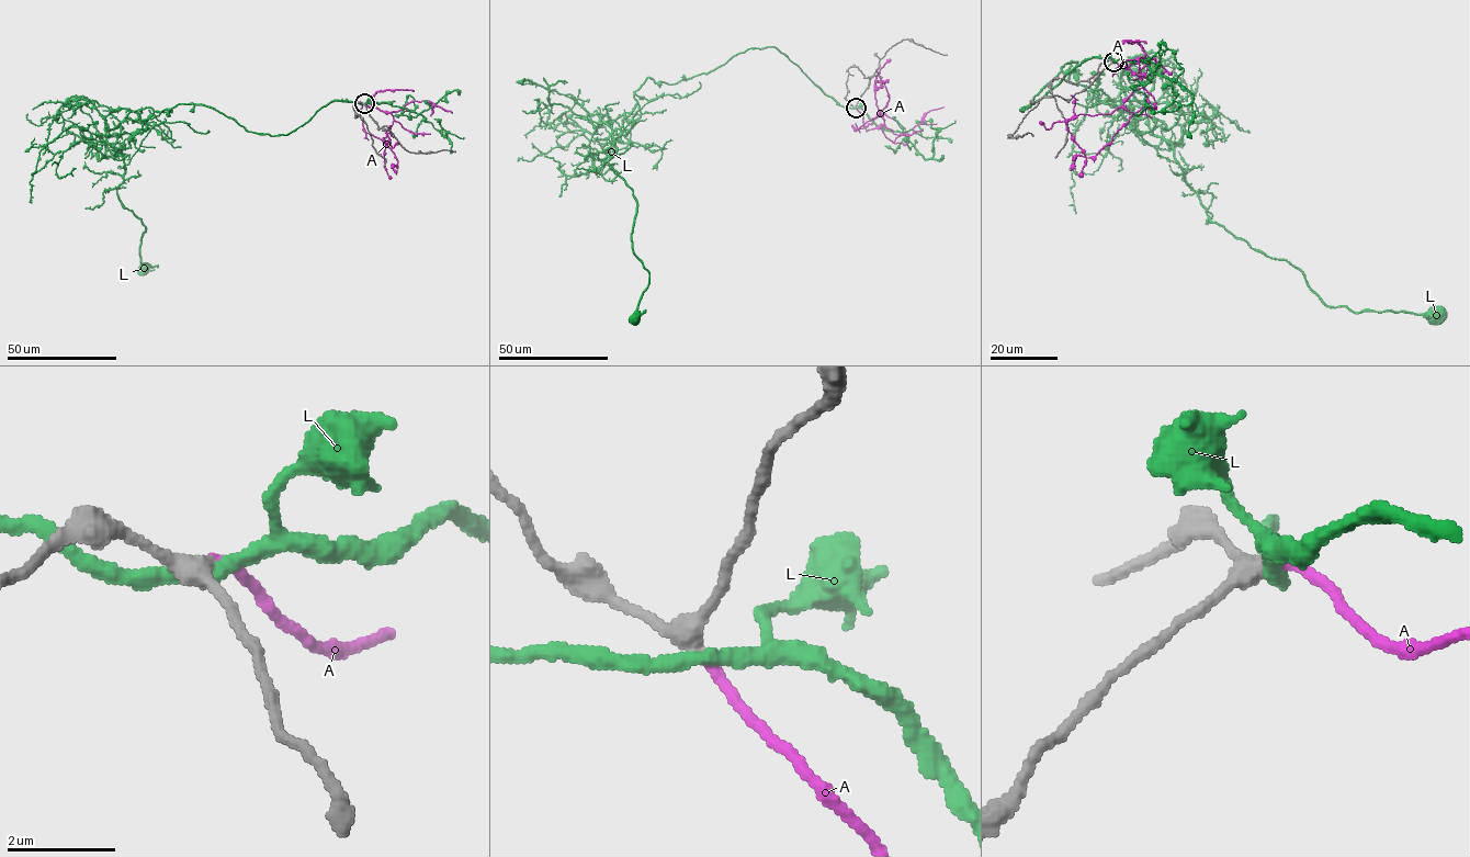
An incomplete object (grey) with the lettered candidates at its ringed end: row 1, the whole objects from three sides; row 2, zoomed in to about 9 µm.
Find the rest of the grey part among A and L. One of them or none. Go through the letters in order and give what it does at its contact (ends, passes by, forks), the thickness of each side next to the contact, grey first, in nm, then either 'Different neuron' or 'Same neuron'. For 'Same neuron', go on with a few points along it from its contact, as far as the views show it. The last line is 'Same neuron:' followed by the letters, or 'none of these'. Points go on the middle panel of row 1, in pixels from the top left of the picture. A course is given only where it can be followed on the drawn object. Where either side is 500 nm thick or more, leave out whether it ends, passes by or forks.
A: It ends there. Thickness 320 nm (grey) against 190 nm. Same neuron. Its course: (856, 108), (863, 116), (866, 131), (881, 124), (884, 126), (875, 104), (877, 76), (875, 89), (882, 87)
L: It passes by. Thickness 320 nm (grey) against 280 nm. Different neuron
Same neuron: A

